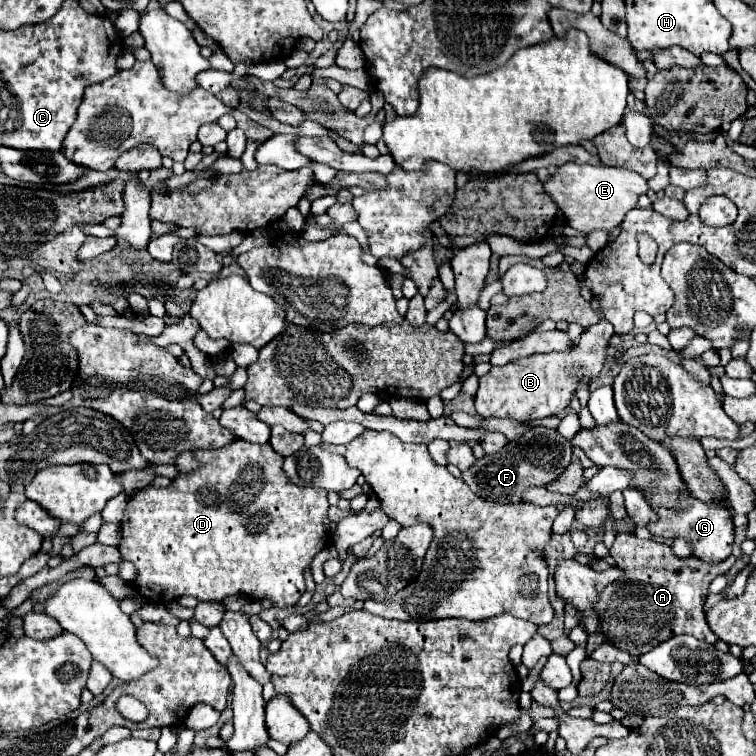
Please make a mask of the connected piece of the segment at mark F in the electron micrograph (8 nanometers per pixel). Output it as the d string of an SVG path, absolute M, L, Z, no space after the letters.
M534 426L524 432L518 440L510 442L496 456L484 456L462 474L462 480L484 500L494 500L502 504L518 504L522 494L530 486L548 486L566 470L572 458L572 444L556 430Z

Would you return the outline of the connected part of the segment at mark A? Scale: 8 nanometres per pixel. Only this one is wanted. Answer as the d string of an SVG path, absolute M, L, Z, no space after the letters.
M618 534L610 548L610 556L624 572L624 578L610 584L598 600L600 624L610 644L640 656L674 634L692 634L710 644L718 642L718 636L714 636L706 624L702 606L710 582L732 568L734 556L722 564L706 564L694 556L680 560L670 546L658 544L656 540L640 540L634 534Z

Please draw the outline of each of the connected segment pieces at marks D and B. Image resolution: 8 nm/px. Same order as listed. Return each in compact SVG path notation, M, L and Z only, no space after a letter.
M234 440L232 444L226 444L222 448L204 448L204 450L192 450L194 458L200 462L198 470L192 472L180 472L170 486L166 488L158 488L158 486L146 486L138 492L134 492L128 498L128 506L124 510L124 518L122 518L122 540L120 540L120 554L122 560L134 562L134 566L138 568L138 578L134 580L134 588L136 592L146 598L152 604L170 604L174 600L178 600L180 596L194 596L200 602L222 602L226 596L242 592L248 598L270 598L276 608L284 608L284 606L294 606L300 596L306 592L304 586L304 570L310 566L310 562L314 560L314 556L324 550L330 544L328 538L328 530L324 526L326 514L328 514L328 498L326 498L326 490L322 488L300 488L294 482L288 480L288 476L282 472L282 456L278 456L278 452L274 452L270 448L270 444L248 444L244 440Z
M606 318L586 328L570 352L536 354L522 360L512 360L506 366L492 366L492 370L480 378L476 394L476 412L482 418L512 418L518 422L540 420L560 414L576 394L578 384L590 384L602 370L606 360L606 348L614 334L614 328Z

